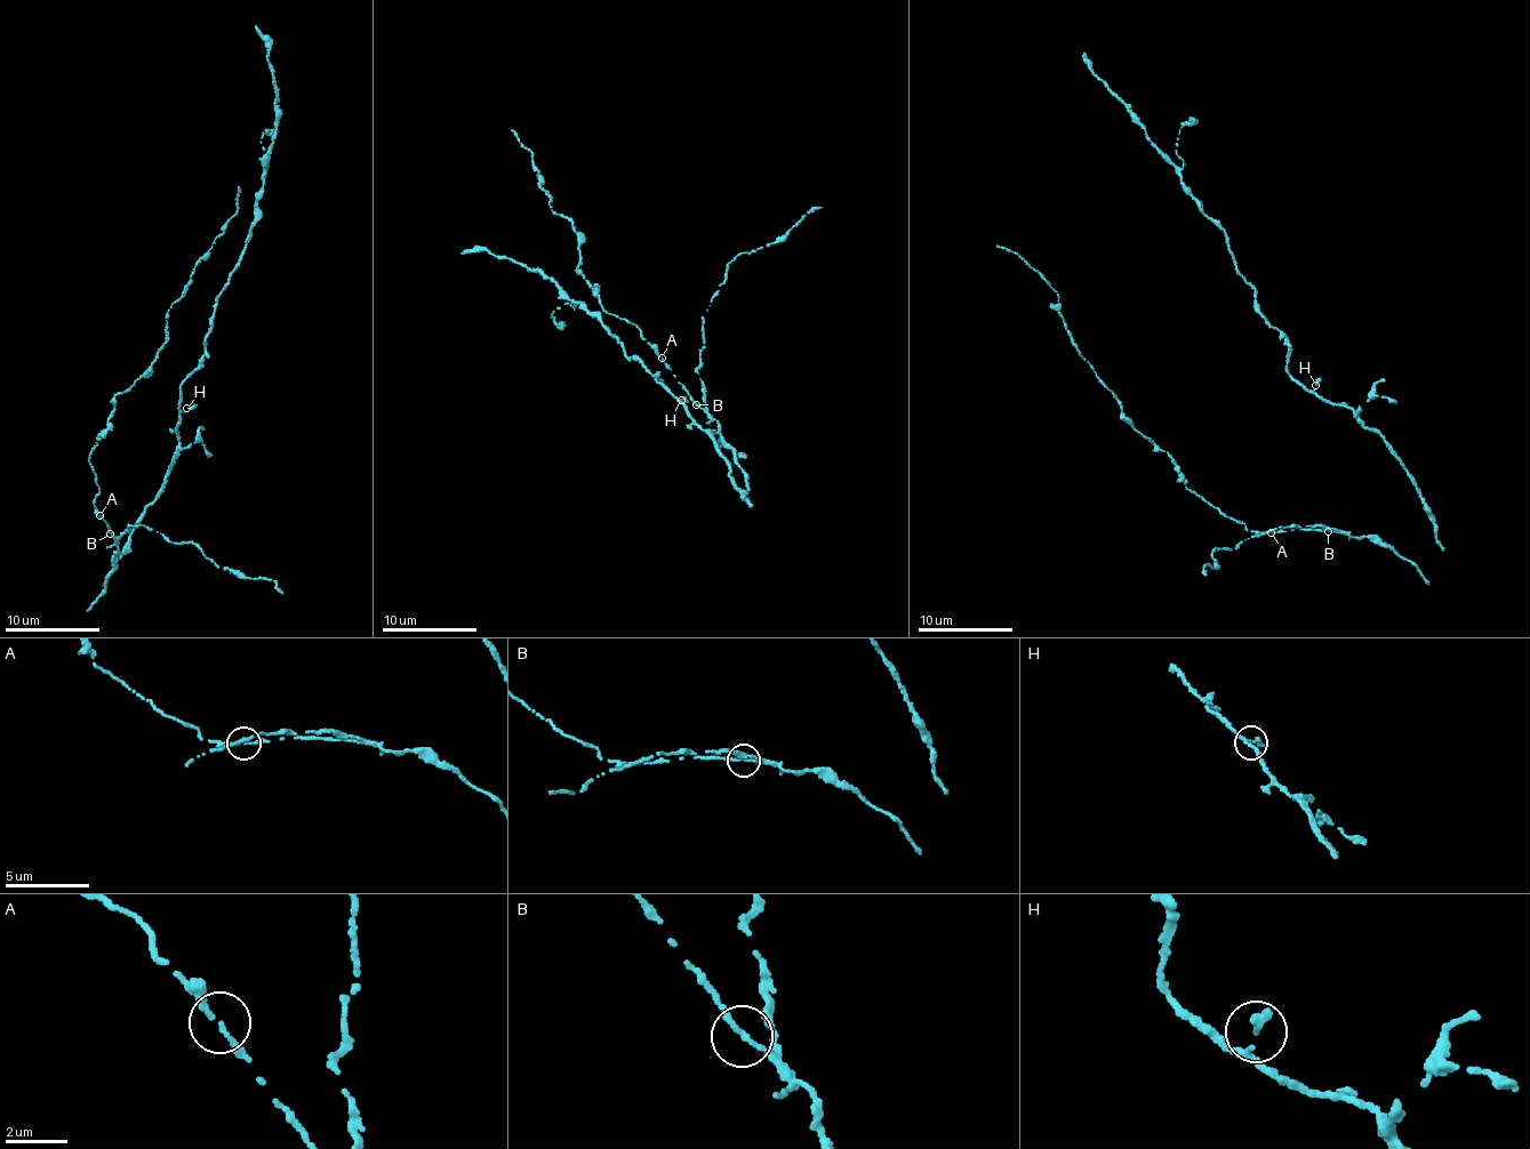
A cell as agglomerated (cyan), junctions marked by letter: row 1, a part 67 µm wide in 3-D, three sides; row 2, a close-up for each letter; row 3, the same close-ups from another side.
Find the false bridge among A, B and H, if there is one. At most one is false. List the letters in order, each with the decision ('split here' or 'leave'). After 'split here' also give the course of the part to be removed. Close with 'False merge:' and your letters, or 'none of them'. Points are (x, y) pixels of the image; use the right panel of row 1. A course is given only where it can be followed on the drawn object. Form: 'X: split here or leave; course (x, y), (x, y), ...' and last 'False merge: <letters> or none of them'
A: leave
B: leave
H: leave
False merge: none of them

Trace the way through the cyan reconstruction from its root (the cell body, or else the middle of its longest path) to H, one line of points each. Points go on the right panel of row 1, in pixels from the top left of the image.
H: (1435, 540), (1434, 522), (1404, 466), (1379, 434), (1368, 431), (1355, 412), (1314, 394), (1315, 385)

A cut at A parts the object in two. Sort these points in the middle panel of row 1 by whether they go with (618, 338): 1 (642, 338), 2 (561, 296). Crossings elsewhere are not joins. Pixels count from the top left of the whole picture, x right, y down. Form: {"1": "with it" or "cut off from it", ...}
{"1": "cut off from it", "2": "with it"}

